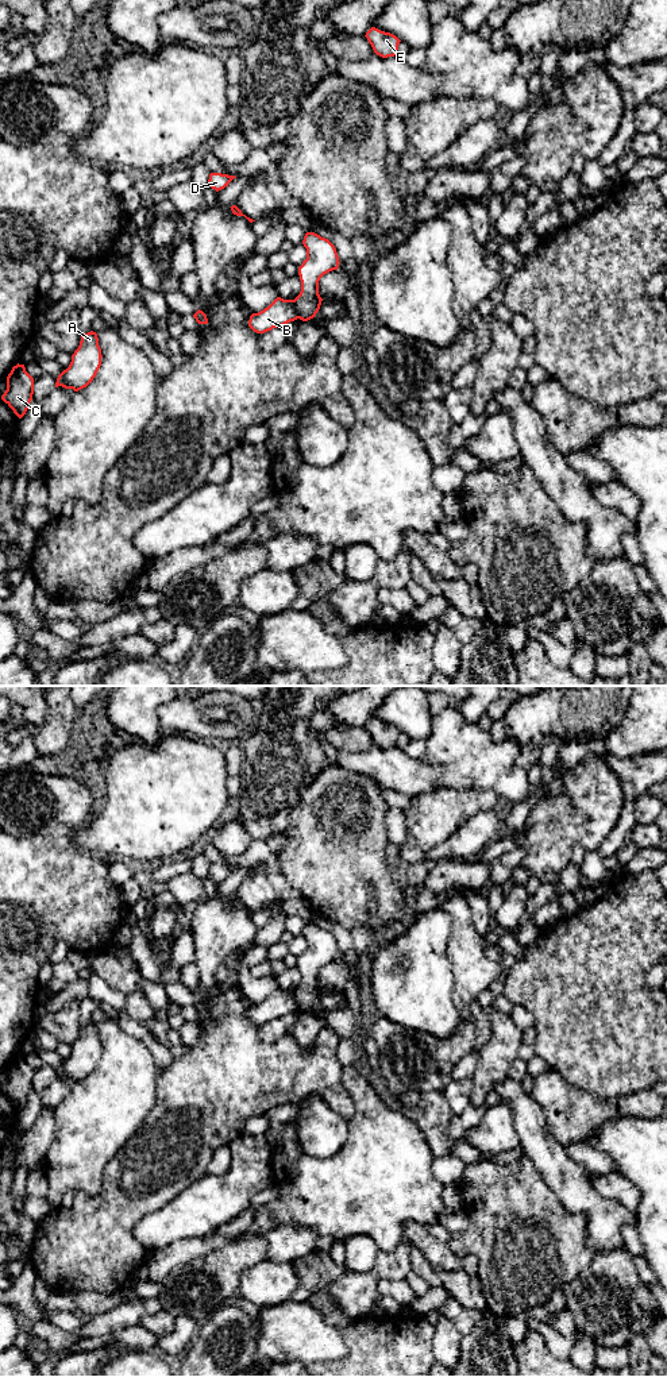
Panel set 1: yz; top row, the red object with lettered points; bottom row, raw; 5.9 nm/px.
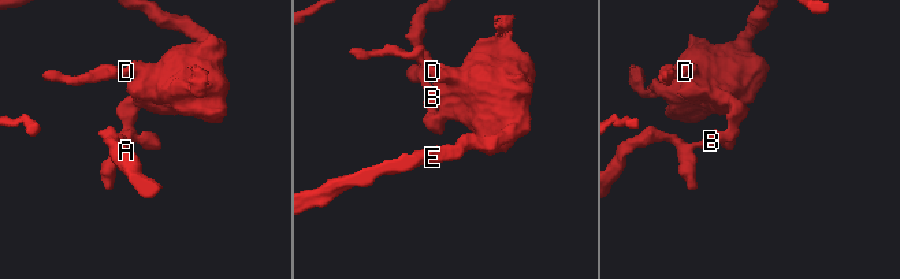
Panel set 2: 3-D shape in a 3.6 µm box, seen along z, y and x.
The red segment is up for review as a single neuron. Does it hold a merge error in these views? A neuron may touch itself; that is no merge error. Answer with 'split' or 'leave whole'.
split

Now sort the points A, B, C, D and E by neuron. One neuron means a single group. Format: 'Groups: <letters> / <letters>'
Groups: A B C / D E

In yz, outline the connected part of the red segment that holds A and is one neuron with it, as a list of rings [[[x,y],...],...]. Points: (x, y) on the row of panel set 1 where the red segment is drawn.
[[[93,331],[85,333],[72,355],[69,367],[58,375],[55,387],[62,386],[74,392],[86,387],[96,377],[101,358],[97,333]]]

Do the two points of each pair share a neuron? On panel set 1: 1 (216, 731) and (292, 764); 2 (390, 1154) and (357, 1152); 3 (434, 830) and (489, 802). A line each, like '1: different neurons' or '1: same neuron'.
1: different neurons
2: same neuron
3: same neuron

